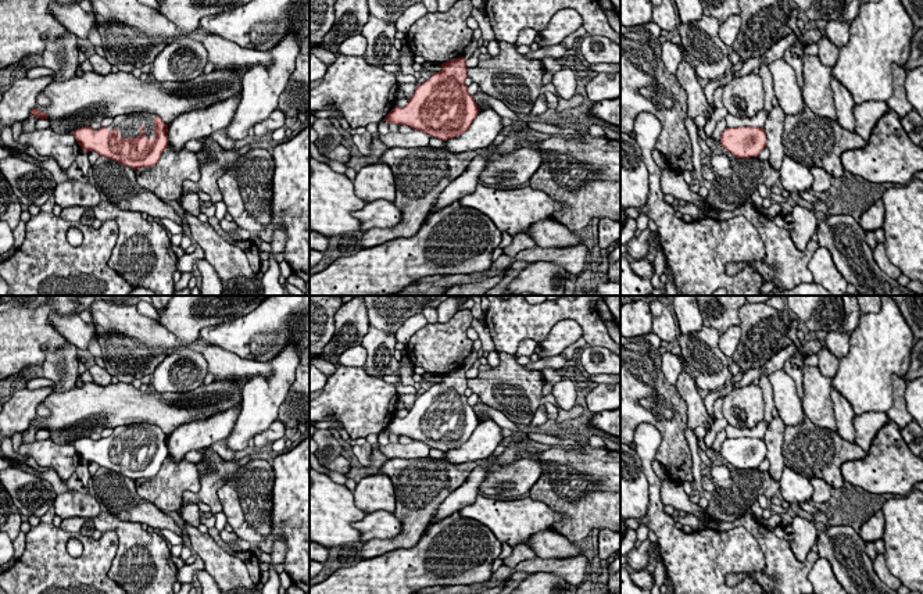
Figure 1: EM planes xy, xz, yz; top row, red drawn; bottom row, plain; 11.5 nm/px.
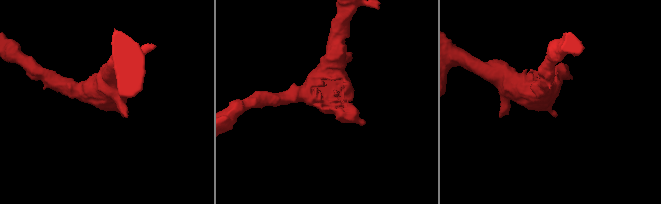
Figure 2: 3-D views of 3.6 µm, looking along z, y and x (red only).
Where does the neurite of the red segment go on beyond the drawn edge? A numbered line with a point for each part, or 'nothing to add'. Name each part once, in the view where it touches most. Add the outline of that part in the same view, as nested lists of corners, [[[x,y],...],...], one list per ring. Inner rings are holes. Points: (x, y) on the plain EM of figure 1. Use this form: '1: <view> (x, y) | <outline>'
1: xy (128, 436) | [[[133,423],[128,426],[115,427],[112,433],[108,436],[108,441],[112,443],[112,440],[117,439],[118,447],[137,448],[142,444],[140,441],[142,436],[146,439],[143,444],[153,451],[154,425],[151,423]]]

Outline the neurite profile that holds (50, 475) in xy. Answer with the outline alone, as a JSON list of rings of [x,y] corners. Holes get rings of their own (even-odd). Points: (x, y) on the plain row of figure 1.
[[[49,468],[44,472],[39,472],[39,475],[42,479],[46,479],[53,484],[57,494],[72,491],[62,483],[62,480],[53,468]]]

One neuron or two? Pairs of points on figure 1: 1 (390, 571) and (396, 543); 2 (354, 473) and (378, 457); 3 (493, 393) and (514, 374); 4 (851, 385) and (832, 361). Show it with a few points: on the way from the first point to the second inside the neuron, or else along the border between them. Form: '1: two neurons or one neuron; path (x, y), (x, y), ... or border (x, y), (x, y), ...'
1: two neurons; border (424, 533), (411, 547), (394, 548), (364, 559)
2: one neuron; path (361, 471), (368, 471), (375, 464)
3: one neuron; path (498, 389), (508, 376)
4: two neurons; border (840, 360), (837, 372), (832, 379)

